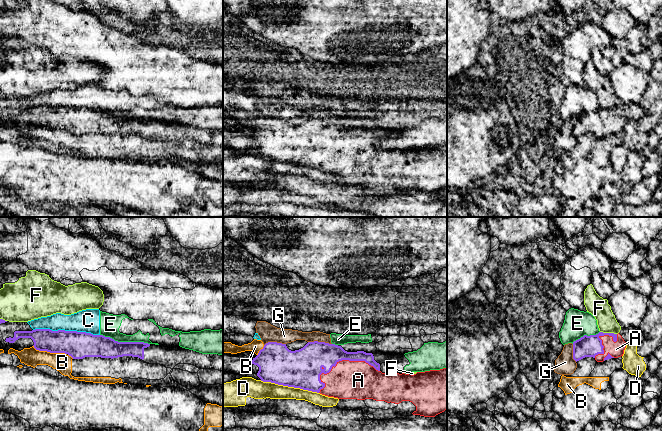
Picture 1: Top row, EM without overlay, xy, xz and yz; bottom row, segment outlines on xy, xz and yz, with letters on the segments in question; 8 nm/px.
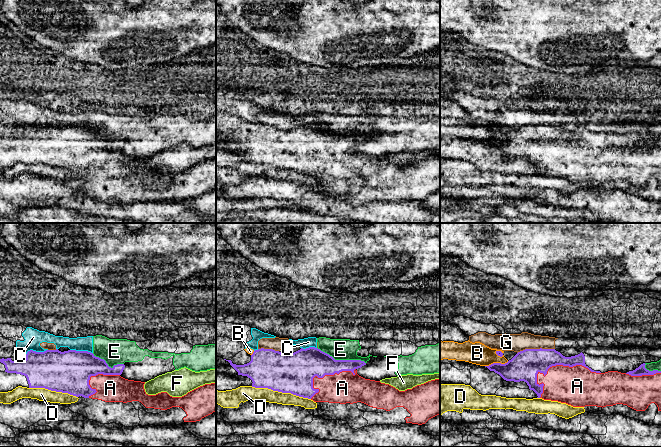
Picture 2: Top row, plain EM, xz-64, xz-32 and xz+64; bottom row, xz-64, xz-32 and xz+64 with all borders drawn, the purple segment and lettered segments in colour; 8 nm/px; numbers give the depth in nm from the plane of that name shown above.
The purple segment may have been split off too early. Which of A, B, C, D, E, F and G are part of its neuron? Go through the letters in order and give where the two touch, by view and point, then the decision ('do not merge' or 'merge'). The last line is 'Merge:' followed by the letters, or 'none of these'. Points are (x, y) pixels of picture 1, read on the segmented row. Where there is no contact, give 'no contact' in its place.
A: contact xz (340, 360); merge
B: contact xy (49, 351); do not merge
C: contact xy (66, 331); do not merge
D: contact xz (289, 386); do not merge
E: contact xy (125, 342); do not merge
F: contact yz (608, 333); do not merge
G: contact xz (320, 342); do not merge
Merge: A

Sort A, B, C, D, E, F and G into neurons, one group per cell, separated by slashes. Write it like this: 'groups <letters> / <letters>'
groups A / B / C E / D / F / G

